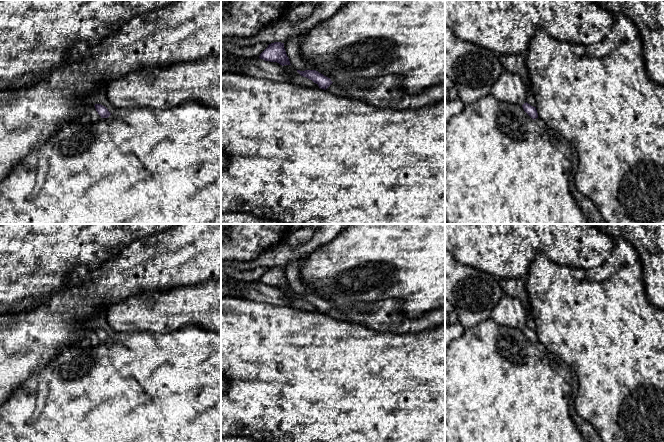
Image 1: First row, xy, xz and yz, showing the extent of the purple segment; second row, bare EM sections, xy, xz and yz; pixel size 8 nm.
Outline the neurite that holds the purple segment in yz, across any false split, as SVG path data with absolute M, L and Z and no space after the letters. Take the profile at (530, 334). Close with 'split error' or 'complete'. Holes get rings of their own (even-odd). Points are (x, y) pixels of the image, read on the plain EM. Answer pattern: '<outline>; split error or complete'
M527 326L524 327L522 329L524 335L532 342L532 343L536 343L538 342L538 337L536 334L536 331L531 330L530 328L528 328Z; complete

